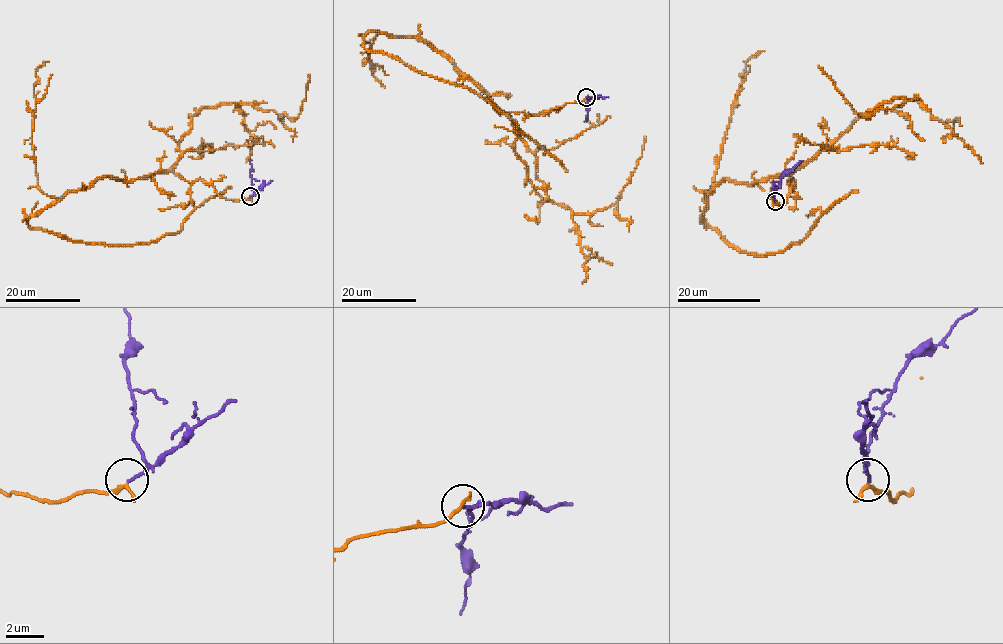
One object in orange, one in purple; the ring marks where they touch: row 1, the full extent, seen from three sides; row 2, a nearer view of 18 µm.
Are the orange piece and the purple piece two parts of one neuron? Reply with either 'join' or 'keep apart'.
join

